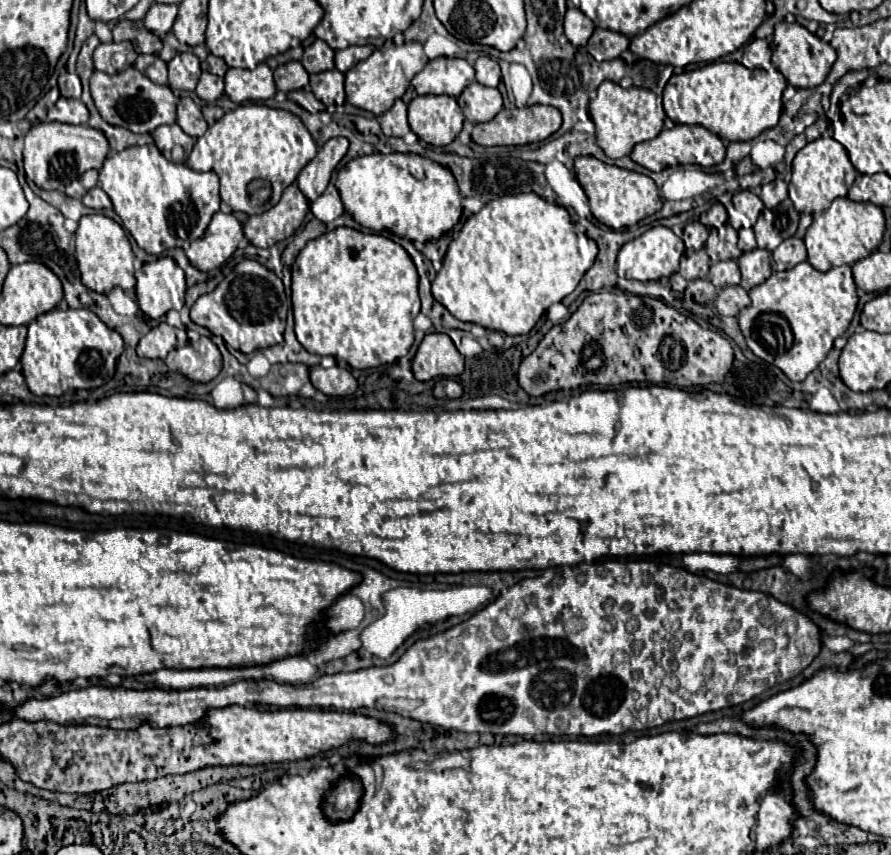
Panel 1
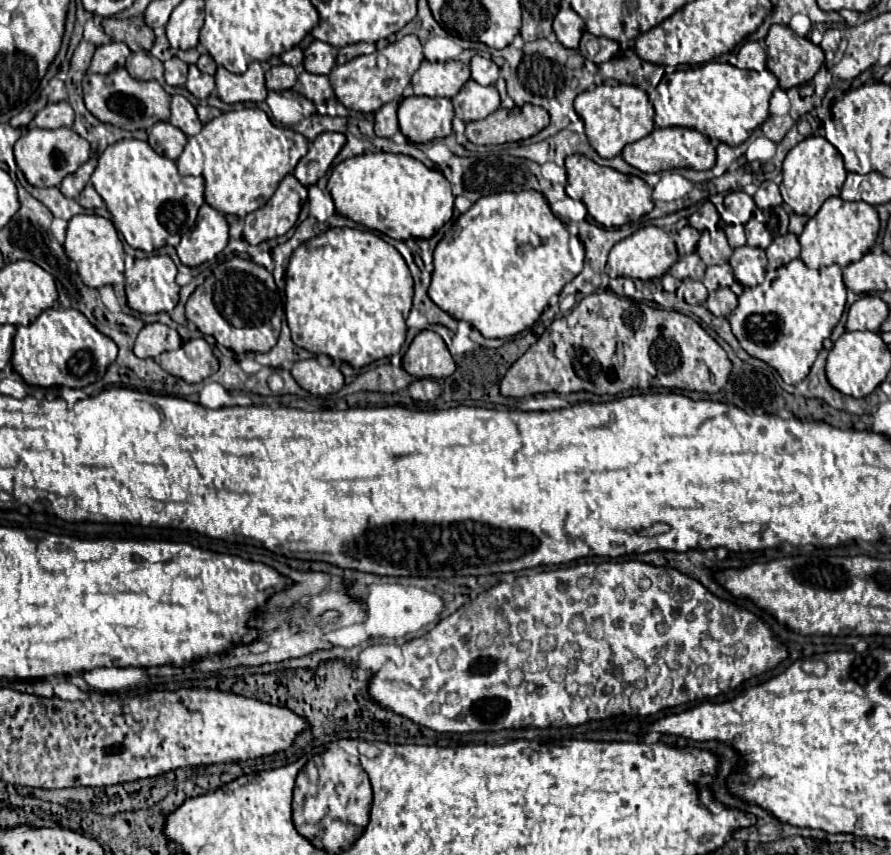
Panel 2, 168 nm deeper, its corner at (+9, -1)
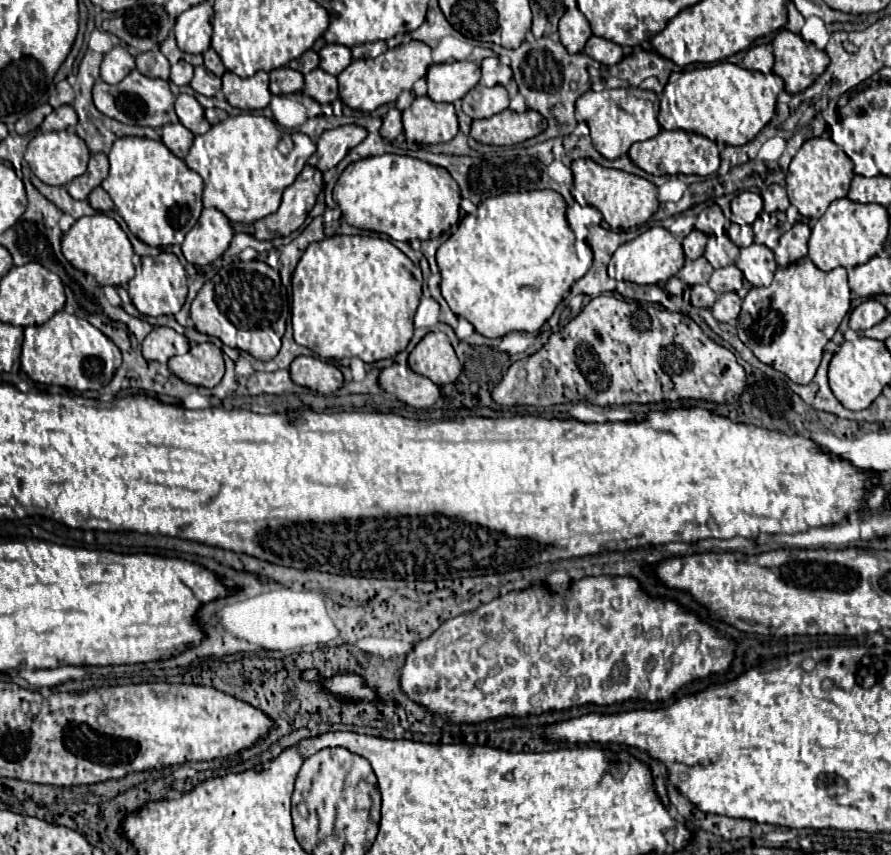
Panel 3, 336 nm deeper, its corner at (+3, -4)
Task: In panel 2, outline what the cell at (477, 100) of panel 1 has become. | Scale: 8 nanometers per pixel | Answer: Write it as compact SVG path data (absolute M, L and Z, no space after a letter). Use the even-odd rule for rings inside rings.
M469 79L461 91L451 99L453 107L455 107L455 115L469 123L469 121L477 121L477 119L485 119L487 115L491 115L501 99L499 99L499 91L489 85L489 87L483 87L479 83L475 83L473 79Z

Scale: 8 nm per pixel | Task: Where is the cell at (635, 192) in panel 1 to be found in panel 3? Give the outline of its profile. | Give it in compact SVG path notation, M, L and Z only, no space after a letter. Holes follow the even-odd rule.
M579 158L571 164L573 173L572 195L581 206L593 206L603 214L603 220L609 224L611 230L631 228L637 224L647 222L659 208L657 202L657 186L641 176L633 176L621 170L603 168L589 158Z

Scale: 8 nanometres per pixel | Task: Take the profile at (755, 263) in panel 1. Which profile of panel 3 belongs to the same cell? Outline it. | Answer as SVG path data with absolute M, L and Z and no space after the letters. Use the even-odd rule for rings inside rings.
M751 244L749 248L741 248L737 258L737 268L743 272L745 280L751 286L769 286L775 274L773 252L761 244Z

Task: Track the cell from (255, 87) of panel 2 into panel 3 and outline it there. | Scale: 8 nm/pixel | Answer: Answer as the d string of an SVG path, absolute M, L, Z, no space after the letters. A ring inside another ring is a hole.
M263 70L251 78L239 78L233 72L225 72L223 94L231 106L241 110L261 110L273 98L269 90L269 74Z

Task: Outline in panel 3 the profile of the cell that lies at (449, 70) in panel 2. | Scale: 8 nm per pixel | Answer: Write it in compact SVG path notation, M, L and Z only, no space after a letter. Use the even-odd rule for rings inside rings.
M475 62L431 64L427 70L427 96L435 102L461 100L481 80L481 68Z

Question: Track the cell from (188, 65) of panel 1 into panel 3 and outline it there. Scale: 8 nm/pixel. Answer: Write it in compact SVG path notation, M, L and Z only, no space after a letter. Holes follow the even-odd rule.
M181 60L181 62L177 62L171 66L171 82L177 84L177 86L189 84L193 75L194 67L191 64L187 64L185 60Z

